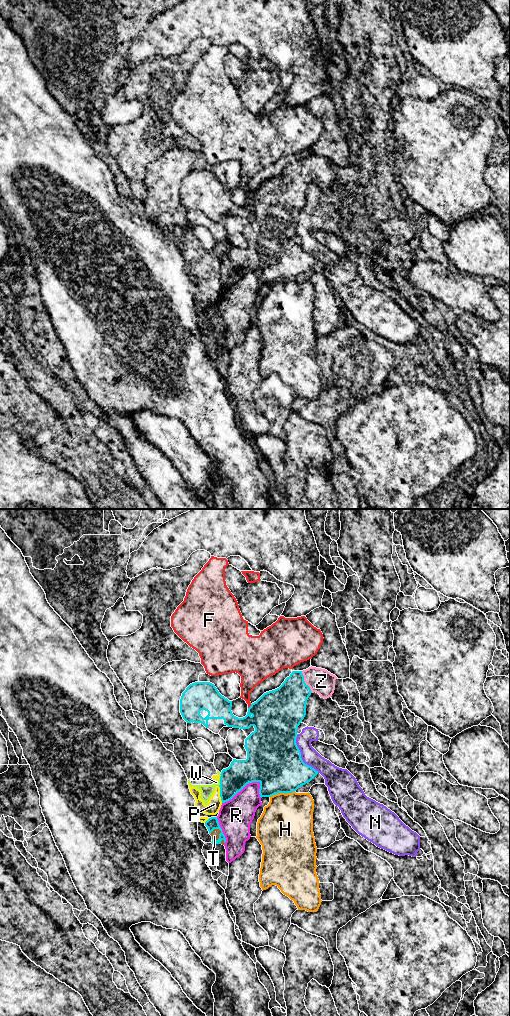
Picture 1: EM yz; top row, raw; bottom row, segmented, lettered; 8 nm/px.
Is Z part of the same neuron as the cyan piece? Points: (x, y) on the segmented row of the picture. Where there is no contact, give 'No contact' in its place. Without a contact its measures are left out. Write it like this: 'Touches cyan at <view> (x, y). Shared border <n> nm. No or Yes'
Touches cyan at yz (304, 682). Shared border 200 nm. Yes

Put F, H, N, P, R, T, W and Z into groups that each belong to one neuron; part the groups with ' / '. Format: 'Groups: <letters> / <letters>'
Groups: F / H / N / P W / R / T Z

